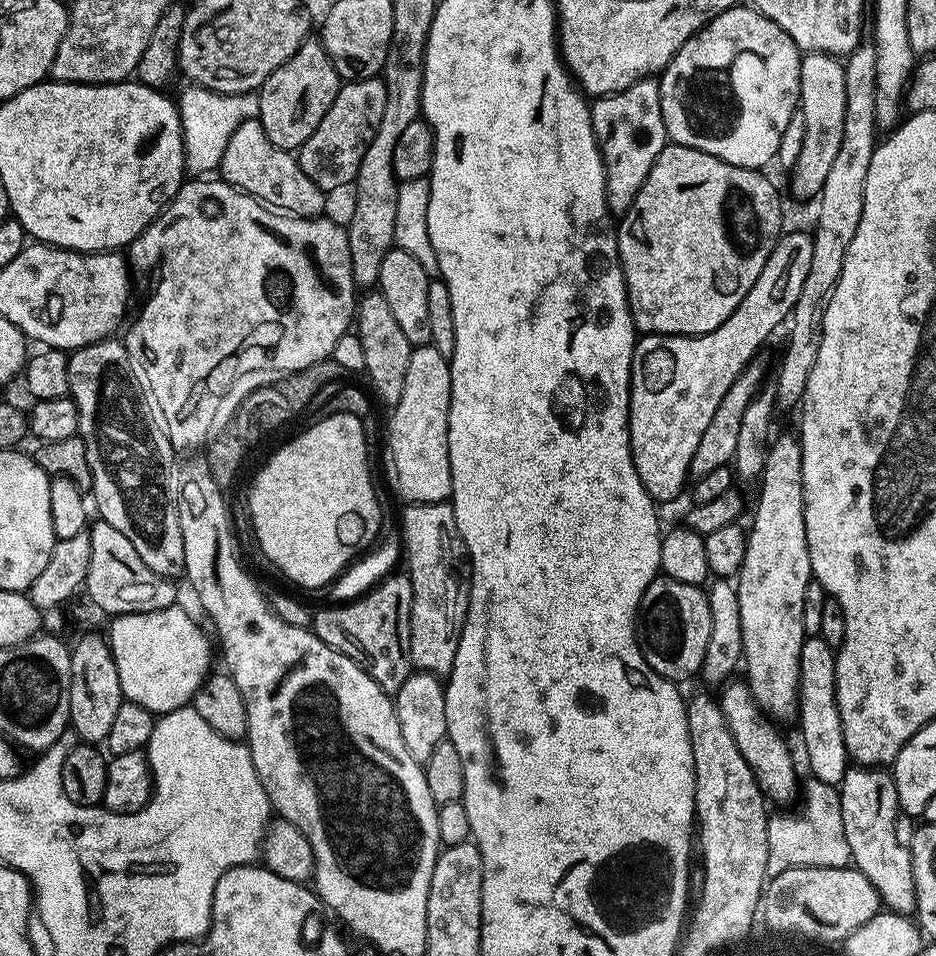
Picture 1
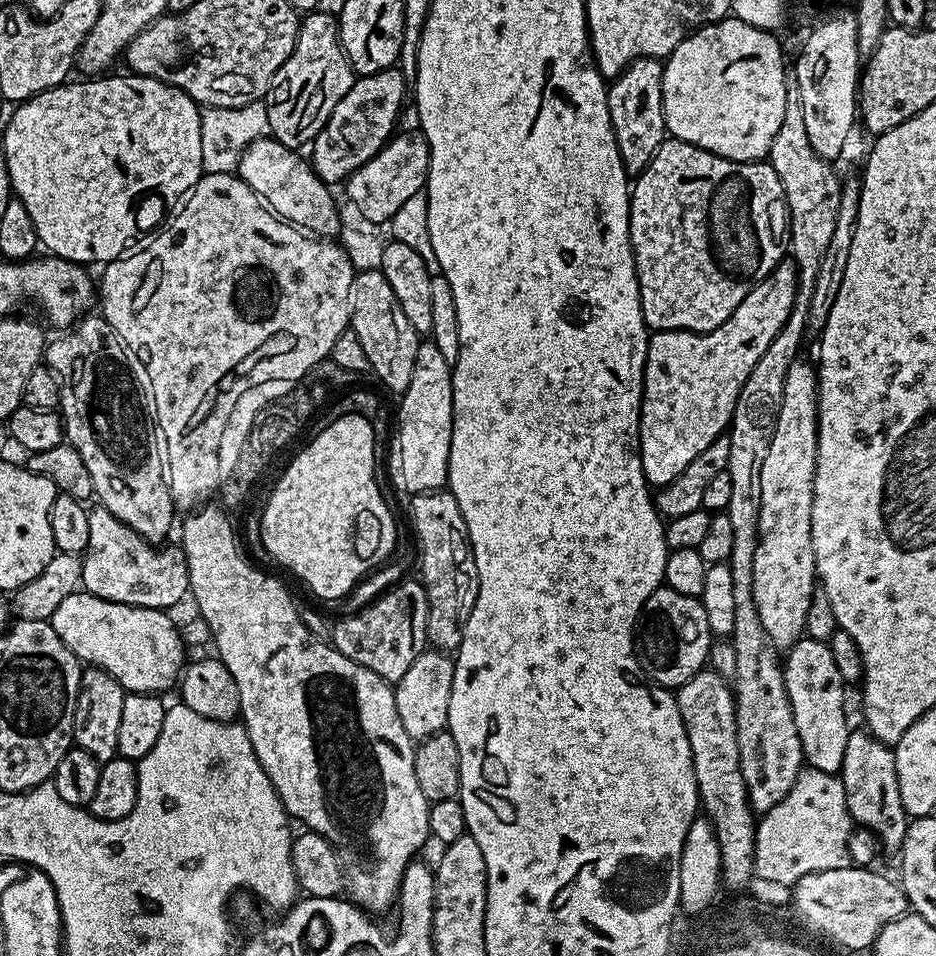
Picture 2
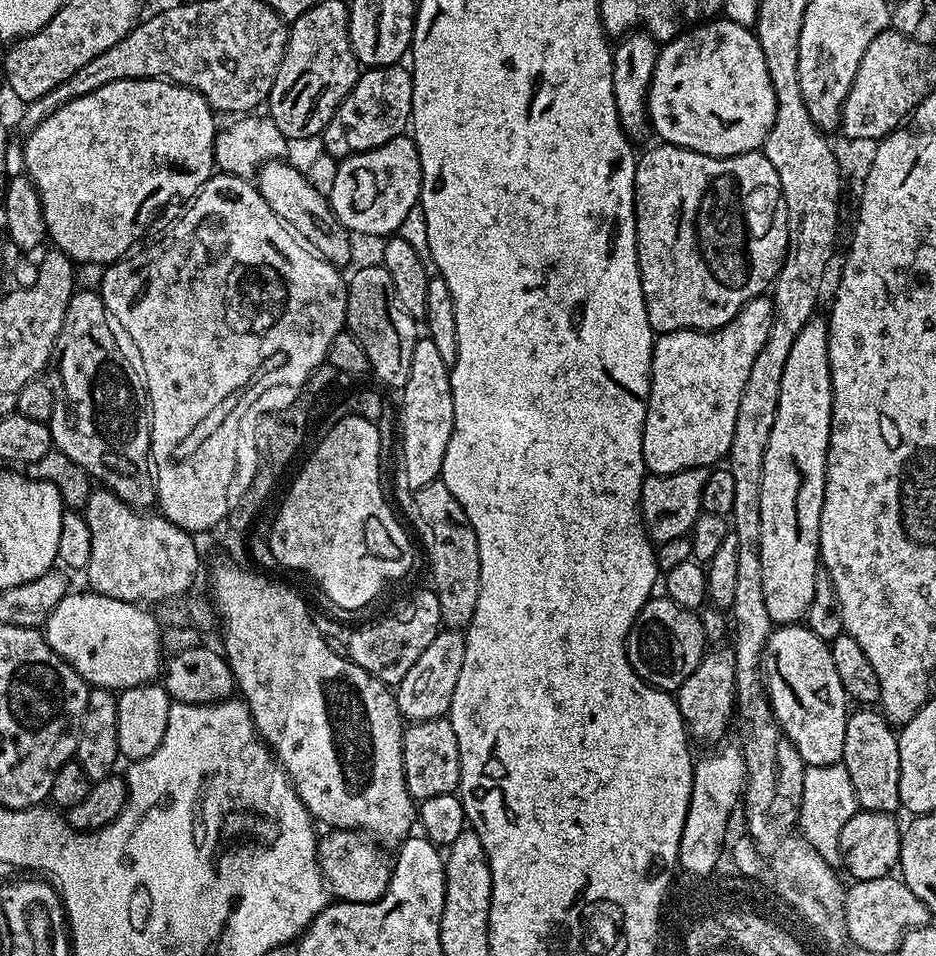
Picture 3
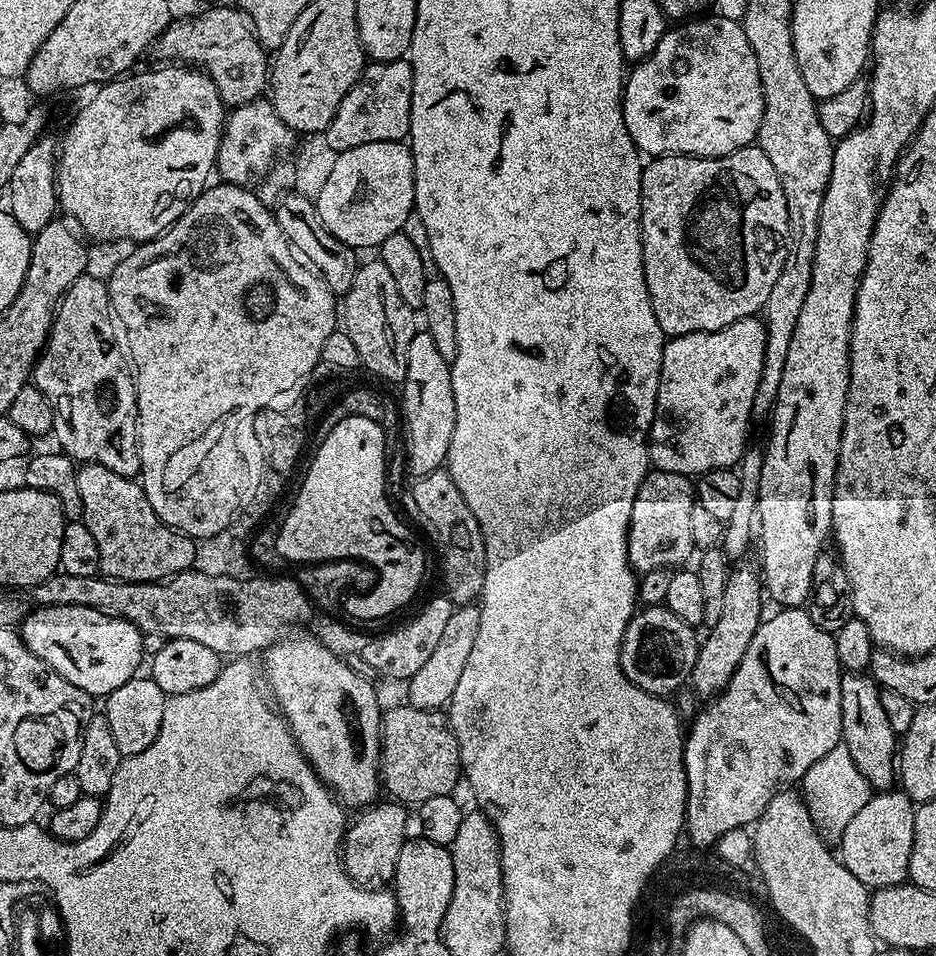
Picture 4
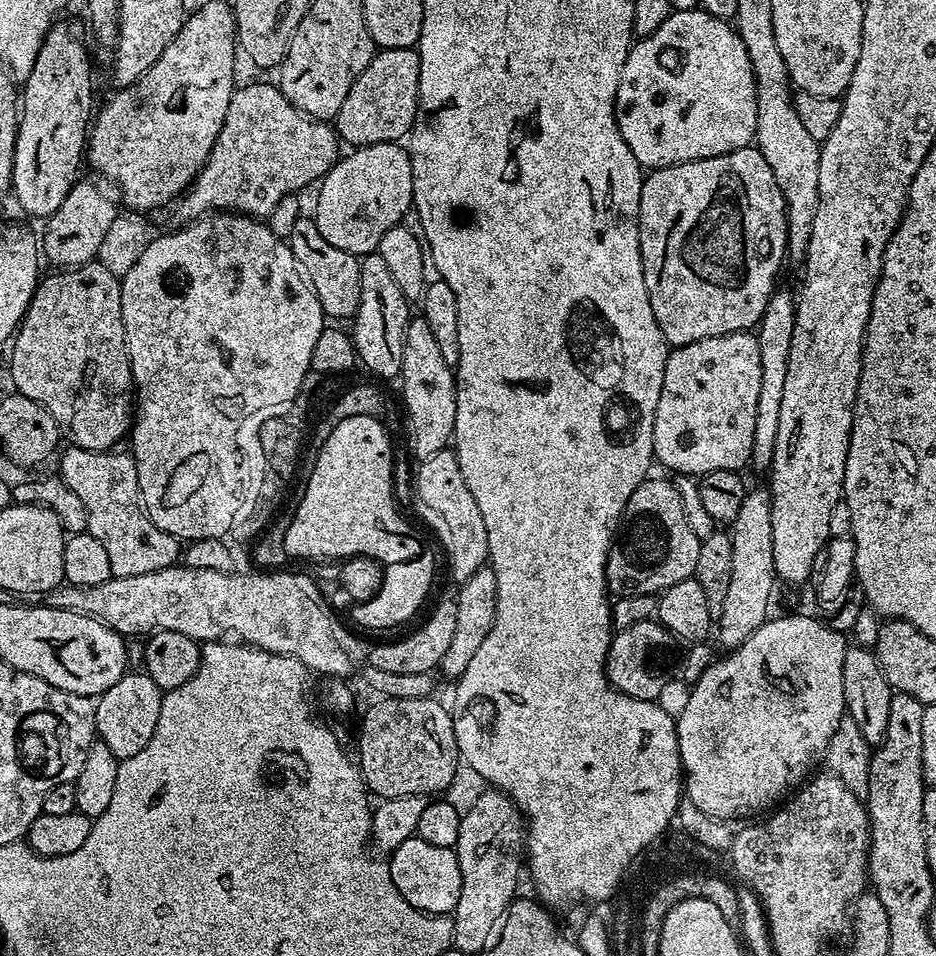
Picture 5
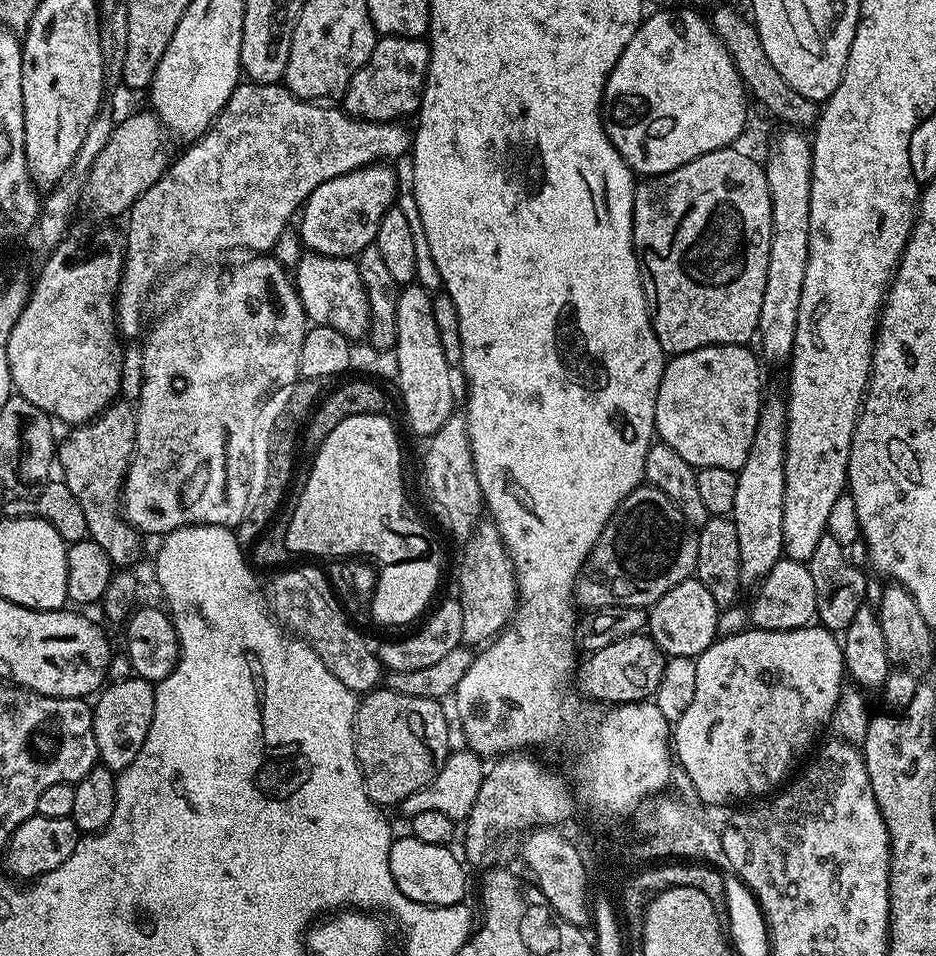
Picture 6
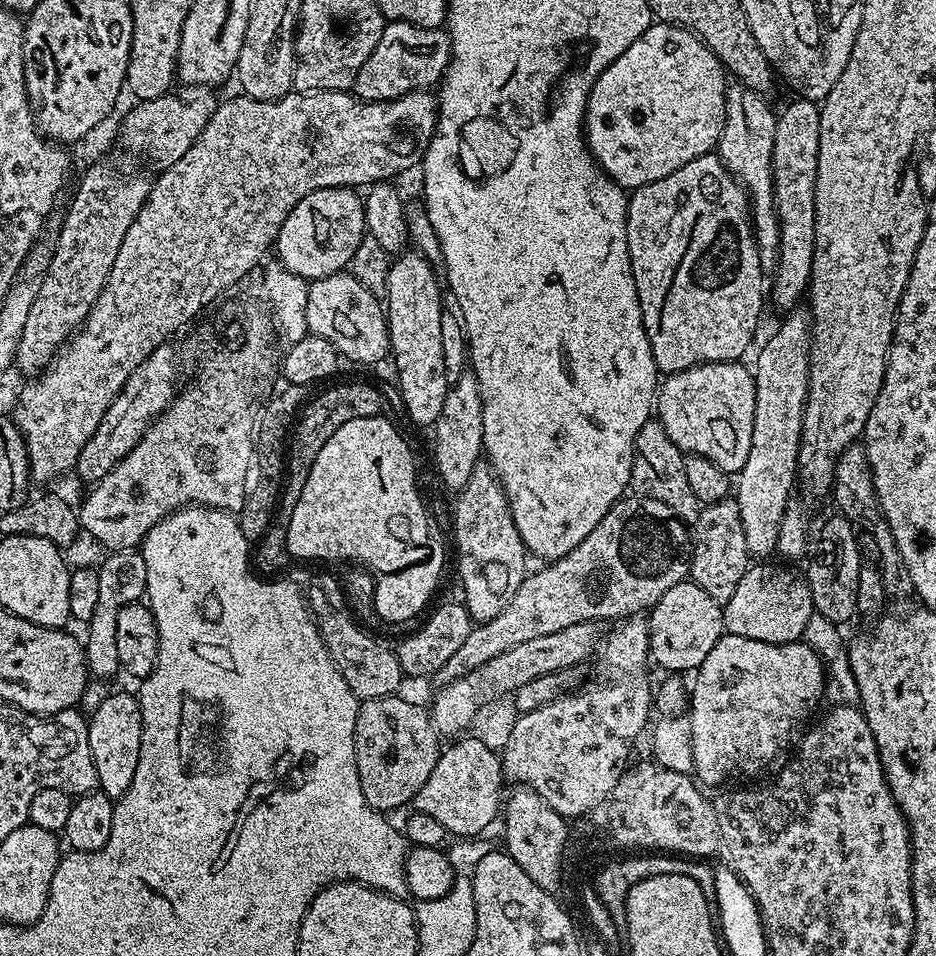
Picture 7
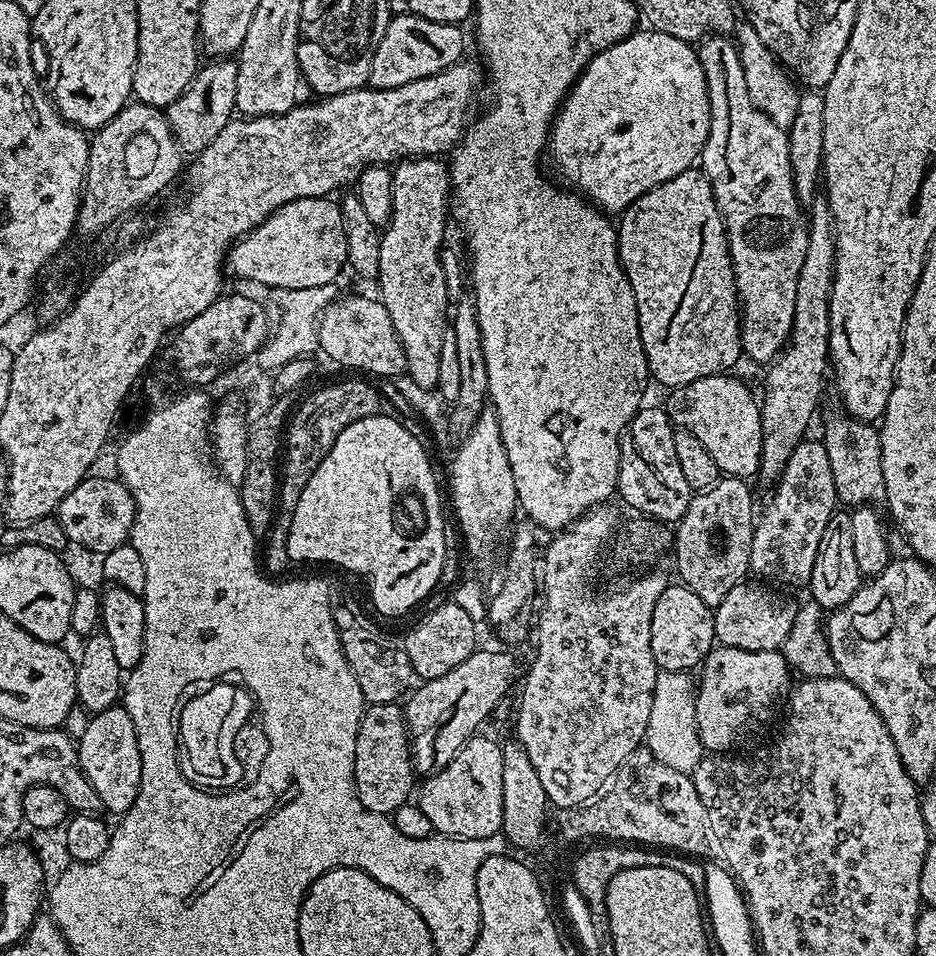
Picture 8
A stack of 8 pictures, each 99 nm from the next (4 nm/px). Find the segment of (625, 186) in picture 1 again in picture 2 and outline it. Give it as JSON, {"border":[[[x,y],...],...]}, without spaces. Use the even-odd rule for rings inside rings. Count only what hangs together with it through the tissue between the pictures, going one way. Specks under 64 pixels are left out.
{"border":[[[643,56],[629,64],[608,84],[610,122],[624,168],[629,174],[639,174],[651,162],[658,146],[666,138],[664,103],[662,102],[663,63],[655,56]]]}

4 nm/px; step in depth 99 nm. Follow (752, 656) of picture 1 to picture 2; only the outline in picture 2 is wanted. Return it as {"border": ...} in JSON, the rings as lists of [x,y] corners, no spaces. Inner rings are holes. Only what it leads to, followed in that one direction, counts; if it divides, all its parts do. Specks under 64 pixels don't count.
{"border":[[[798,358],[786,370],[786,387],[782,390],[782,410],[778,410],[778,426],[774,426],[774,438],[770,441],[770,450],[766,453],[766,462],[762,462],[762,478],[760,489],[762,490],[762,506],[760,507],[760,541],[754,550],[754,606],[758,606],[758,618],[762,618],[762,630],[766,630],[768,641],[778,650],[787,650],[805,635],[806,610],[810,610],[812,601],[812,589],[817,587],[818,577],[816,563],[814,562],[814,546],[810,538],[810,510],[814,502],[814,470],[816,469],[816,451],[818,450],[816,409],[816,370],[804,358]]]}

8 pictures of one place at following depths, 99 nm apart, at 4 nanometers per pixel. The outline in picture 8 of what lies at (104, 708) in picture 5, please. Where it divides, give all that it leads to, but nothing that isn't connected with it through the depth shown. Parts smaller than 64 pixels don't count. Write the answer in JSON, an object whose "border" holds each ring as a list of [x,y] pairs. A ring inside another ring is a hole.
{"border":[[[123,706],[108,708],[105,712],[97,712],[91,717],[92,720],[84,728],[80,740],[78,736],[78,751],[80,754],[80,769],[84,771],[84,777],[94,786],[98,798],[102,798],[104,812],[116,812],[123,814],[134,806],[134,798],[138,798],[138,790],[142,782],[142,754],[138,754],[138,734],[134,730],[134,718]]]}

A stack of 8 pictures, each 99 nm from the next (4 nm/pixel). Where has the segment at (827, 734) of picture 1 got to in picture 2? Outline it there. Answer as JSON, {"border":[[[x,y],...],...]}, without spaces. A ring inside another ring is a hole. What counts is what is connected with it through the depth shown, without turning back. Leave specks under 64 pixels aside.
{"border":[[[801,638],[787,649],[782,667],[786,694],[794,714],[794,726],[798,726],[805,761],[820,771],[839,773],[846,754],[850,725],[844,713],[846,685],[842,674],[838,674],[838,666],[834,666],[834,654],[830,654],[823,640]]]}

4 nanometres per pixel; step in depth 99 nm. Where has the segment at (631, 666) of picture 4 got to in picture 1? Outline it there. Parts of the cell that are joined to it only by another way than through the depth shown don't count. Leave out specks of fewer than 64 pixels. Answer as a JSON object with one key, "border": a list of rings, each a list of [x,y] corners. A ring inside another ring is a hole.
{"border":[[[663,574],[657,575],[650,586],[646,586],[638,613],[638,643],[646,662],[658,675],[673,682],[695,677],[704,661],[706,642],[710,642],[710,602],[707,591],[699,584],[687,584]]]}

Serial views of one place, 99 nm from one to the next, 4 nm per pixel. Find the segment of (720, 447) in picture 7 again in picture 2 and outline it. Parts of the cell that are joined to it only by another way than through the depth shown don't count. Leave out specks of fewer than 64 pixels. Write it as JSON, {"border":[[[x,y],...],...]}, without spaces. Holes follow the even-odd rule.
{"border":[[[785,258],[778,261],[766,278],[752,285],[750,294],[738,302],[734,314],[709,332],[661,332],[653,331],[648,337],[646,362],[644,363],[644,397],[640,403],[640,461],[649,485],[669,484],[702,450],[706,450],[717,438],[725,435],[732,422],[738,394],[750,378],[750,370],[758,358],[766,354],[766,346],[774,342],[774,334],[782,330],[796,297],[796,261]]]}

